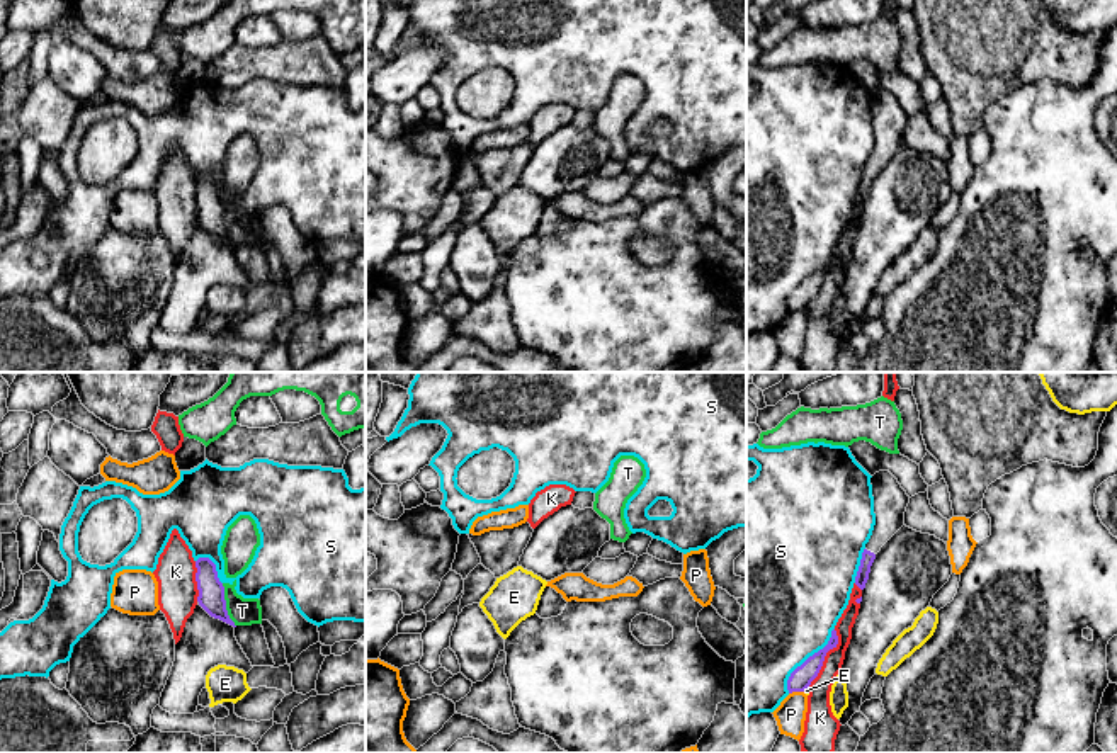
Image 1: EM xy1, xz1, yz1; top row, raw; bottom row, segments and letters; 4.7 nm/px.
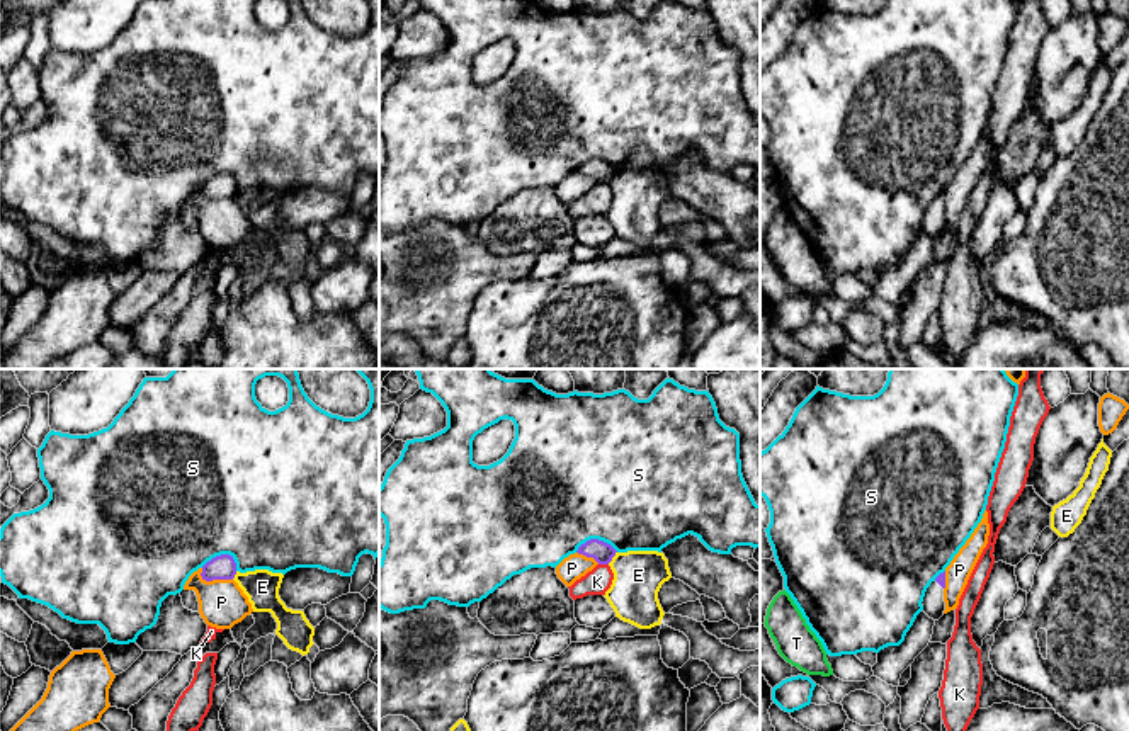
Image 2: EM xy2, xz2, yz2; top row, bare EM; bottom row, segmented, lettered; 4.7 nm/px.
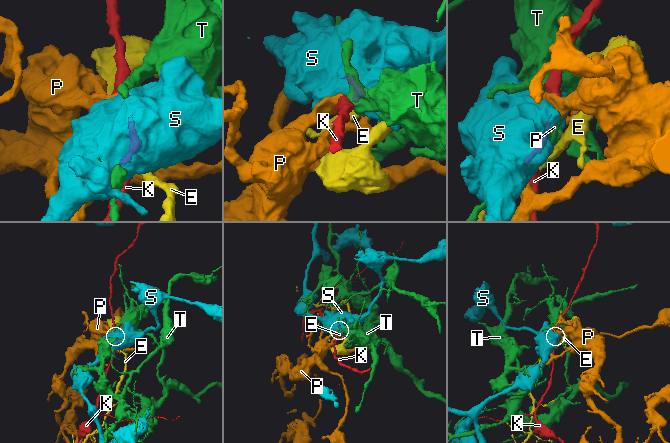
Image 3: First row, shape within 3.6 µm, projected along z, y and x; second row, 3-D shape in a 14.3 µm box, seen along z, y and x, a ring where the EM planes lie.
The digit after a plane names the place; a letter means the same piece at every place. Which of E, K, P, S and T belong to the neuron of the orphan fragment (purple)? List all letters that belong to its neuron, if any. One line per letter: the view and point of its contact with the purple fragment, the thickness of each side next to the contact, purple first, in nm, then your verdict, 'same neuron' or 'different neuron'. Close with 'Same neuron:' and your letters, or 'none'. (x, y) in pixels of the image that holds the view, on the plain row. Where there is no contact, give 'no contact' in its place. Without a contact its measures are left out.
E: contact xz2 (612, 175); calibres 100 and 240 nm; different neuron
K: contact yz1 (823, 277); calibres 100 and 110 nm; different neuron
P: contact xy2 (216, 198); calibres 120 and 220 nm; different neuron
S: contact yz1 (808, 277); calibres 100 and 500 nm; different neuron
T: contact xy1 (225, 225); calibres 130 and 130 nm; different neuron
Same neuron: none

